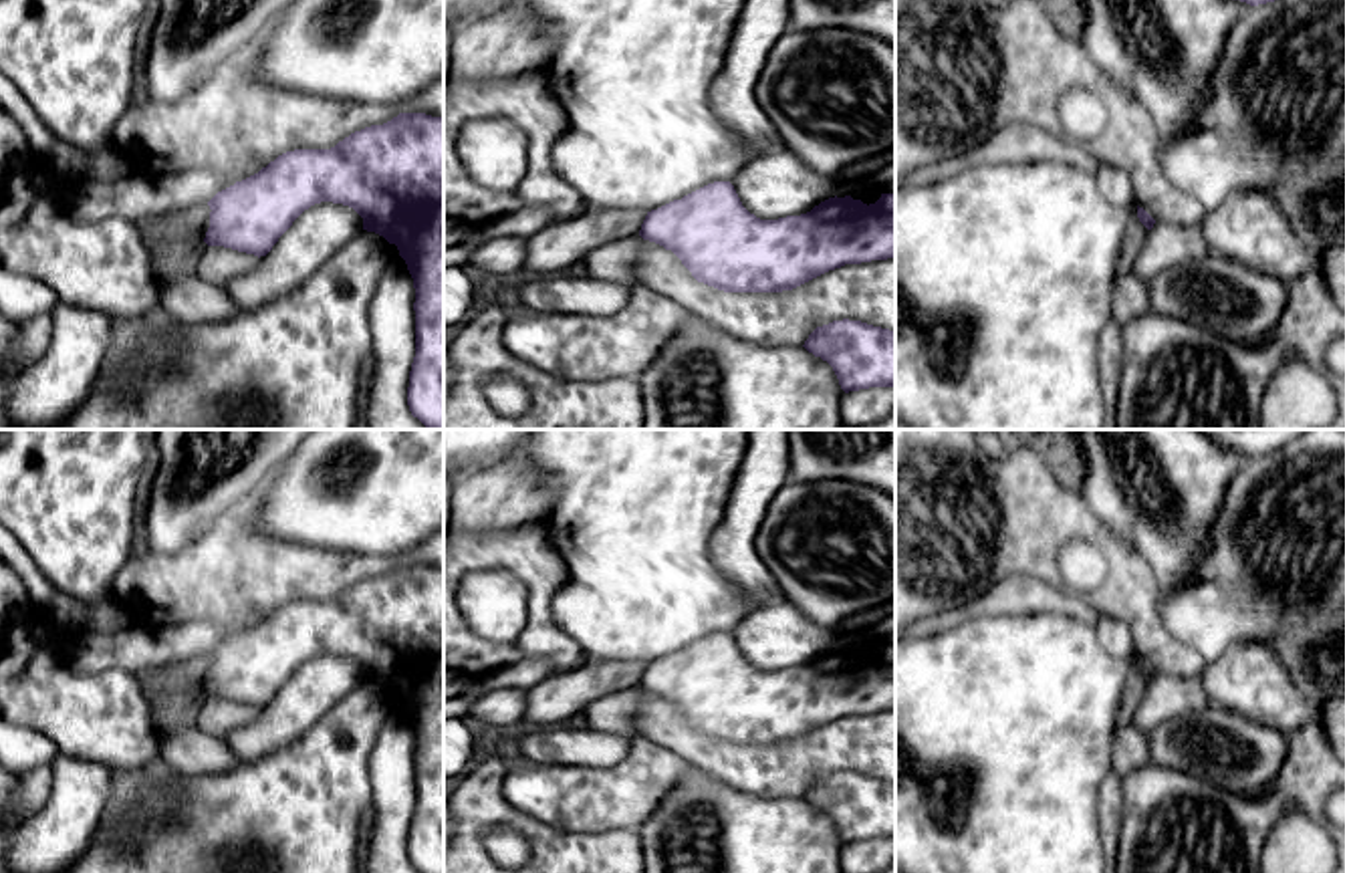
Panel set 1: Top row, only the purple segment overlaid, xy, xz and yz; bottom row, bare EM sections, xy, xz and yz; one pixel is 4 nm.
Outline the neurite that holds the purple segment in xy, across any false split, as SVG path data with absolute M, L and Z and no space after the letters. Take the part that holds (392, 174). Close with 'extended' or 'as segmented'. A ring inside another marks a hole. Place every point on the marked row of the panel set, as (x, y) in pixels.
M399 113L391 121L383 125L371 125L361 131L351 133L343 141L339 141L331 149L294 149L278 155L274 161L270 161L266 167L262 167L258 173L236 181L234 185L218 192L210 202L210 228L206 232L204 242L208 246L224 246L238 252L254 254L254 256L266 256L272 246L278 242L278 238L292 226L292 222L311 206L321 202L333 202L353 208L363 218L363 230L375 232L383 236L389 244L395 244L399 250L399 256L405 260L407 270L413 278L415 288L415 357L409 371L409 387L407 387L407 405L413 417L417 417L427 429L444 429L444 117L432 117L425 113Z | as segmented

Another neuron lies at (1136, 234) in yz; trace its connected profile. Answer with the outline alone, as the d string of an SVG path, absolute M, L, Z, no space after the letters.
M1137 206L1131 208L1131 216L1125 228L1125 240L1121 244L1121 256L1117 262L1119 274L1131 274L1133 262L1141 252L1149 230L1137 218Z

